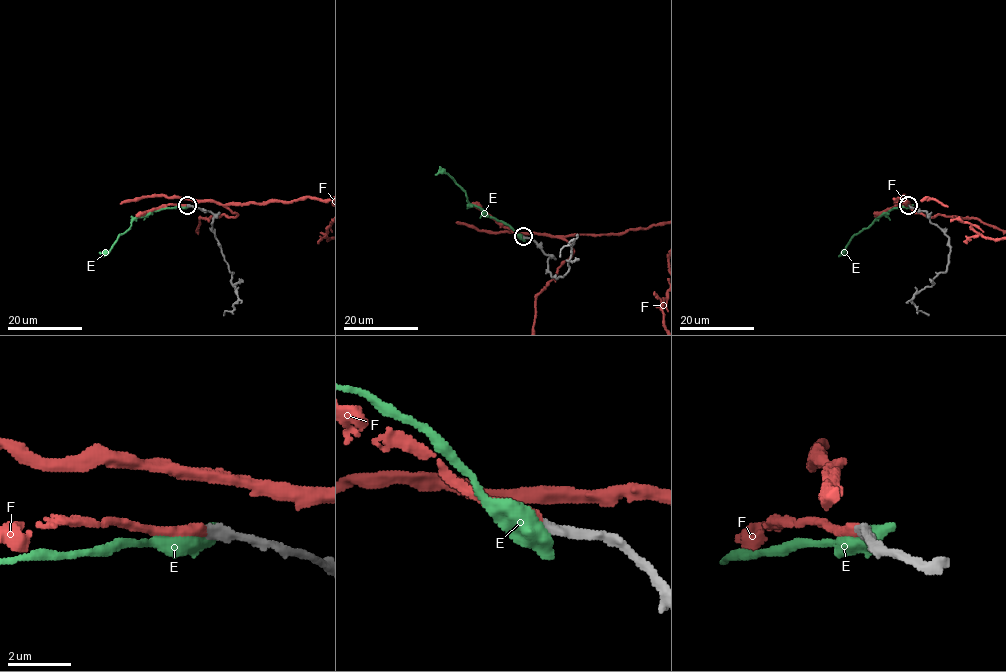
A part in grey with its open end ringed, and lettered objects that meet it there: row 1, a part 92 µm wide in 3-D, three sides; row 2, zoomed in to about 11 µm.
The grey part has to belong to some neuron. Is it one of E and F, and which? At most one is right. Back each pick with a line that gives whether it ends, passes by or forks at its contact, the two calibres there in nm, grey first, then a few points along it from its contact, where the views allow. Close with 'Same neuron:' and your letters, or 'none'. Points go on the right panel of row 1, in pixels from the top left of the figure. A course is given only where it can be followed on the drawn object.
F: it ends; calibres 380 and 360 nm
Same neuron: F

